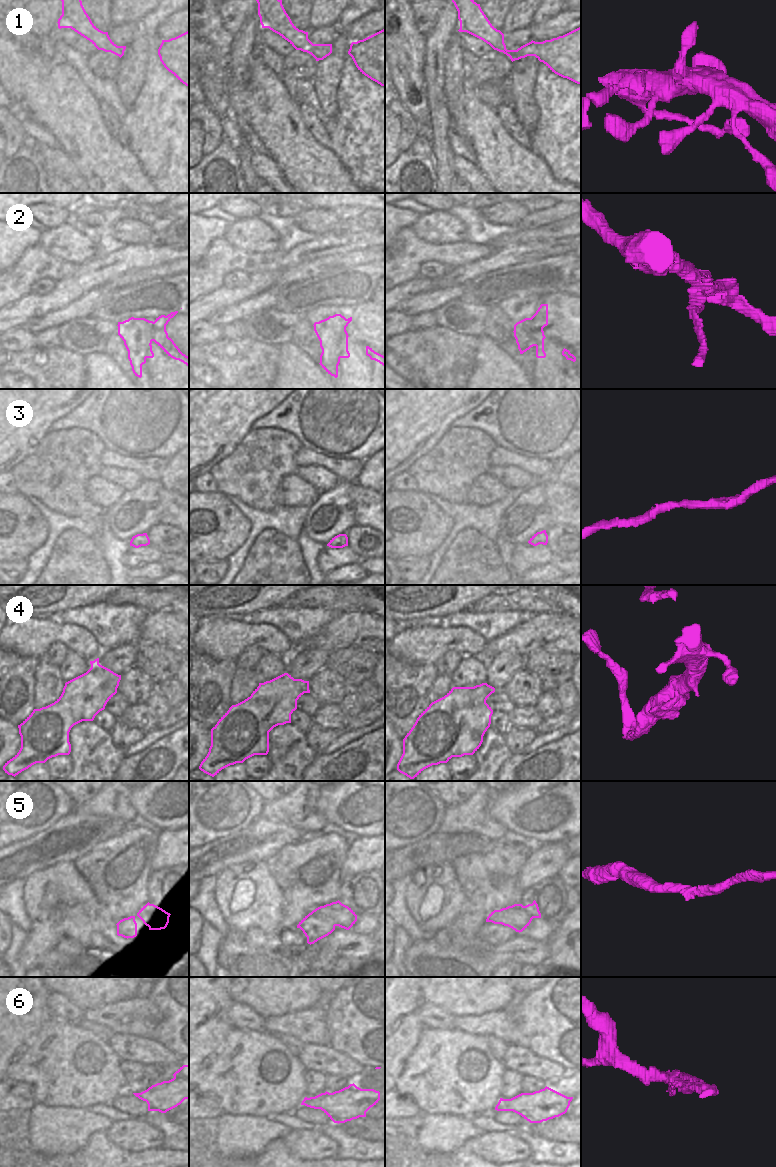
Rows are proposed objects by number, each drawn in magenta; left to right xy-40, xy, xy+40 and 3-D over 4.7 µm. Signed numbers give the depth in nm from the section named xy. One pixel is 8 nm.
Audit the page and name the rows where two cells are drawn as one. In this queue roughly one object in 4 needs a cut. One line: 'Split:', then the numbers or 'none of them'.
Split: 2, 6

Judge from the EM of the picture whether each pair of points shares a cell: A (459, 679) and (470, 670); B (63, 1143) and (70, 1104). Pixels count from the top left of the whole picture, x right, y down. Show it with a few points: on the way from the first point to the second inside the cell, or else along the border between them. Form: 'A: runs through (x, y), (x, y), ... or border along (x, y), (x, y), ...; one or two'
A: runs through (462, 677), (467, 673); one
B: border along (45, 1112), (77, 1115); two

